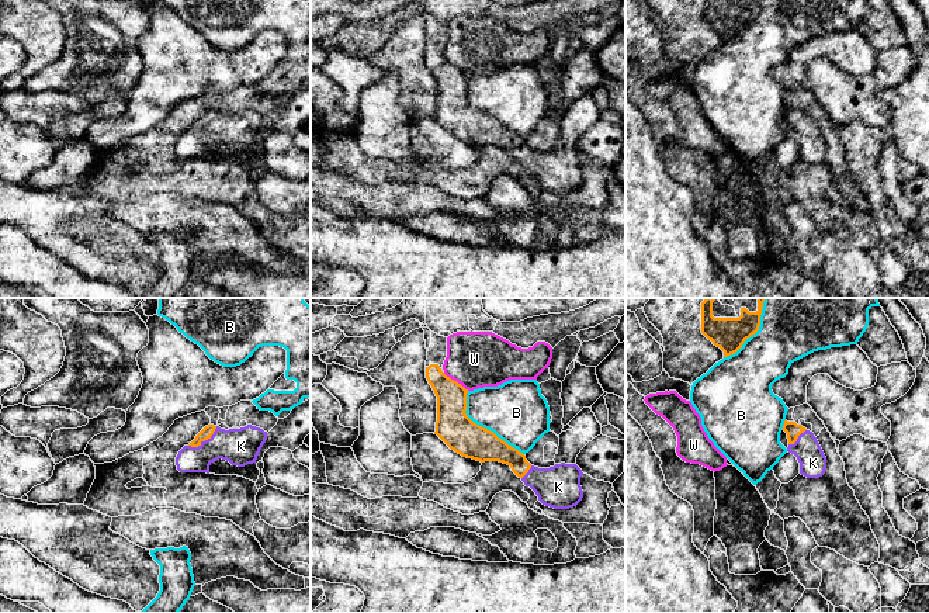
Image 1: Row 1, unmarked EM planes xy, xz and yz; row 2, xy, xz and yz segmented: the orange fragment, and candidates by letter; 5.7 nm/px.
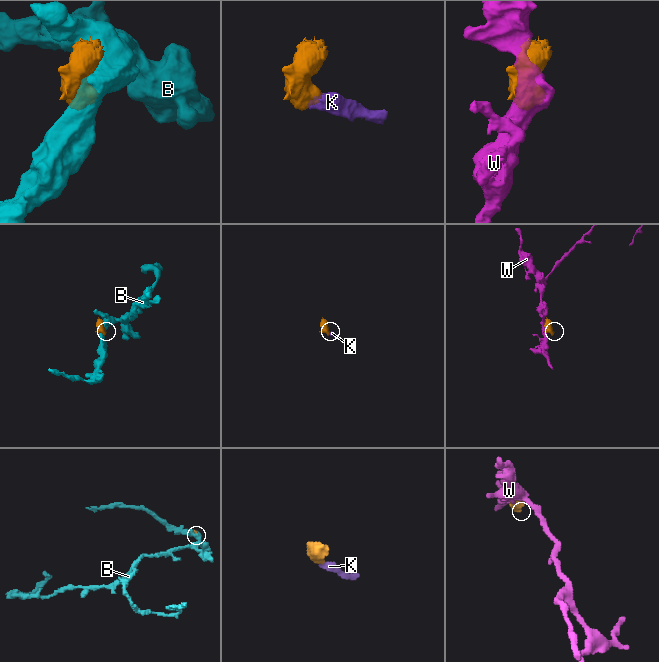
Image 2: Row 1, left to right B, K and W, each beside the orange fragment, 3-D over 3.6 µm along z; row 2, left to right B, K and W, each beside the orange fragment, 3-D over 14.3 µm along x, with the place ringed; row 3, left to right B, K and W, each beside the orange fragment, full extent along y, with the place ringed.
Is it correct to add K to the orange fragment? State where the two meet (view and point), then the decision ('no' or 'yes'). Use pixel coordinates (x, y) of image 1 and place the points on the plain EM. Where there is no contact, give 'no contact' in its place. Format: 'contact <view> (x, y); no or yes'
contact xy (204, 125); yes

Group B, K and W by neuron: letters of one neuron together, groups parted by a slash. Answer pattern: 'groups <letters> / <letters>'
groups B / K / W

